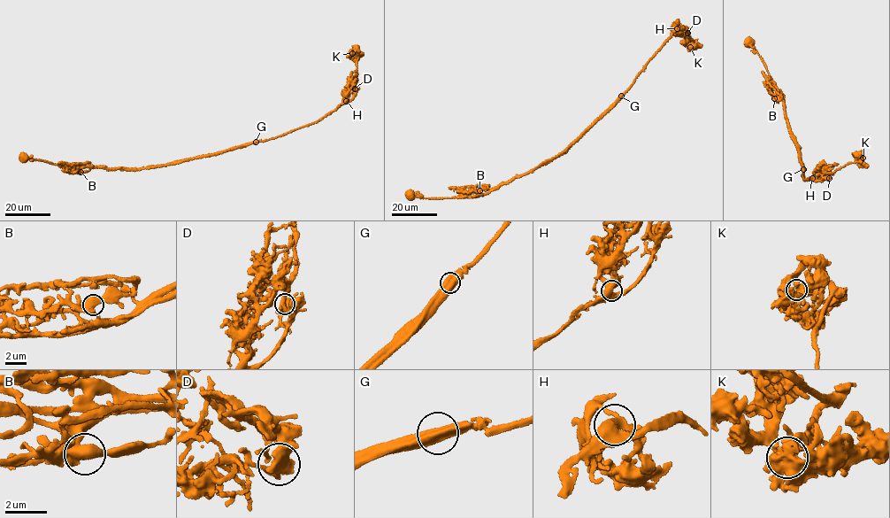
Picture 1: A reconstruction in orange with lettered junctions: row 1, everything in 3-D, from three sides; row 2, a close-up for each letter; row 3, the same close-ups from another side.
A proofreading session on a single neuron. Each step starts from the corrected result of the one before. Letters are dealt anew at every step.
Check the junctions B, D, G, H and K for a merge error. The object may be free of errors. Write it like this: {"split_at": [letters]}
{"split_at": ["G"]}

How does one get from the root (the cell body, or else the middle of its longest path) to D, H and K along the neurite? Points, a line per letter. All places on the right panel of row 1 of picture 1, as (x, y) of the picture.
D: (749, 42), (785, 100), (790, 128), (801, 148), (804, 179), (809, 178), (817, 181), (829, 178)
H: (749, 42), (785, 100), (790, 128), (801, 148), (801, 161), (805, 168), (803, 177), (805, 181), (812, 178)
K: (749, 42), (785, 100), (790, 128), (801, 148), (805, 181), (809, 178), (819, 181), (824, 174), (863, 158)

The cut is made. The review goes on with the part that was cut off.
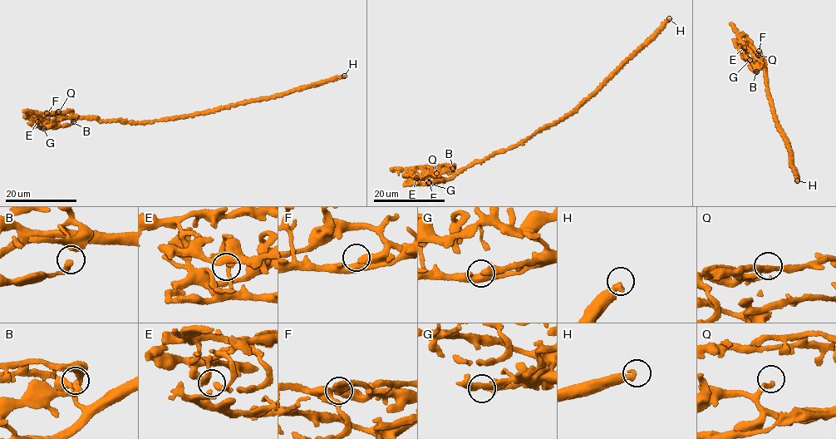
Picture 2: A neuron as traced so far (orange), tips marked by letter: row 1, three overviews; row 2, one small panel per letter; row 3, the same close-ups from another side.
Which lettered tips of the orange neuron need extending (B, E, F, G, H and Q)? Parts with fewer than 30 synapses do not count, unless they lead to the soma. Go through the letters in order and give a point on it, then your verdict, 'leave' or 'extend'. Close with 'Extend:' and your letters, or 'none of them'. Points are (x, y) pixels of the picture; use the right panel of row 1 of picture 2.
B: (756, 71) | leave
E: (744, 47) | leave
F: (759, 51) | leave
G: (749, 60) | leave
H: (797, 180) | extend
Q: (758, 55) | leave
Extend: H

